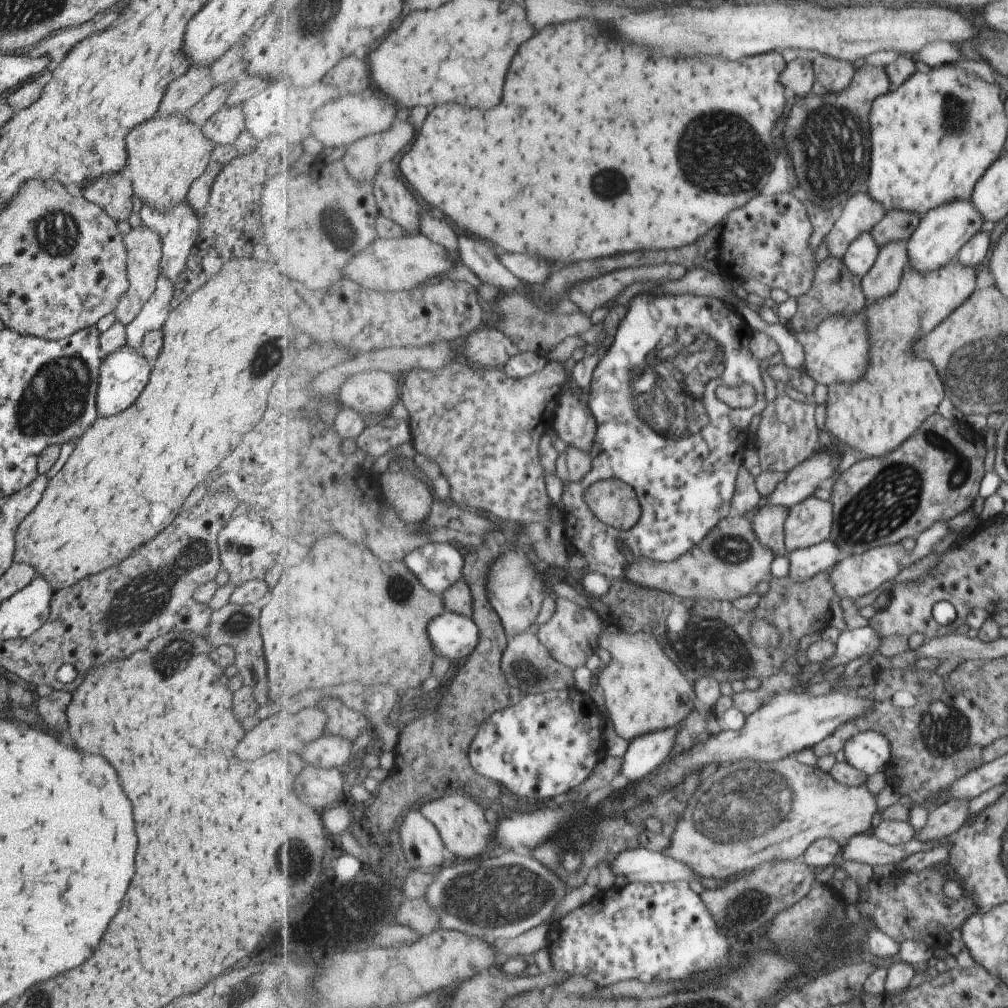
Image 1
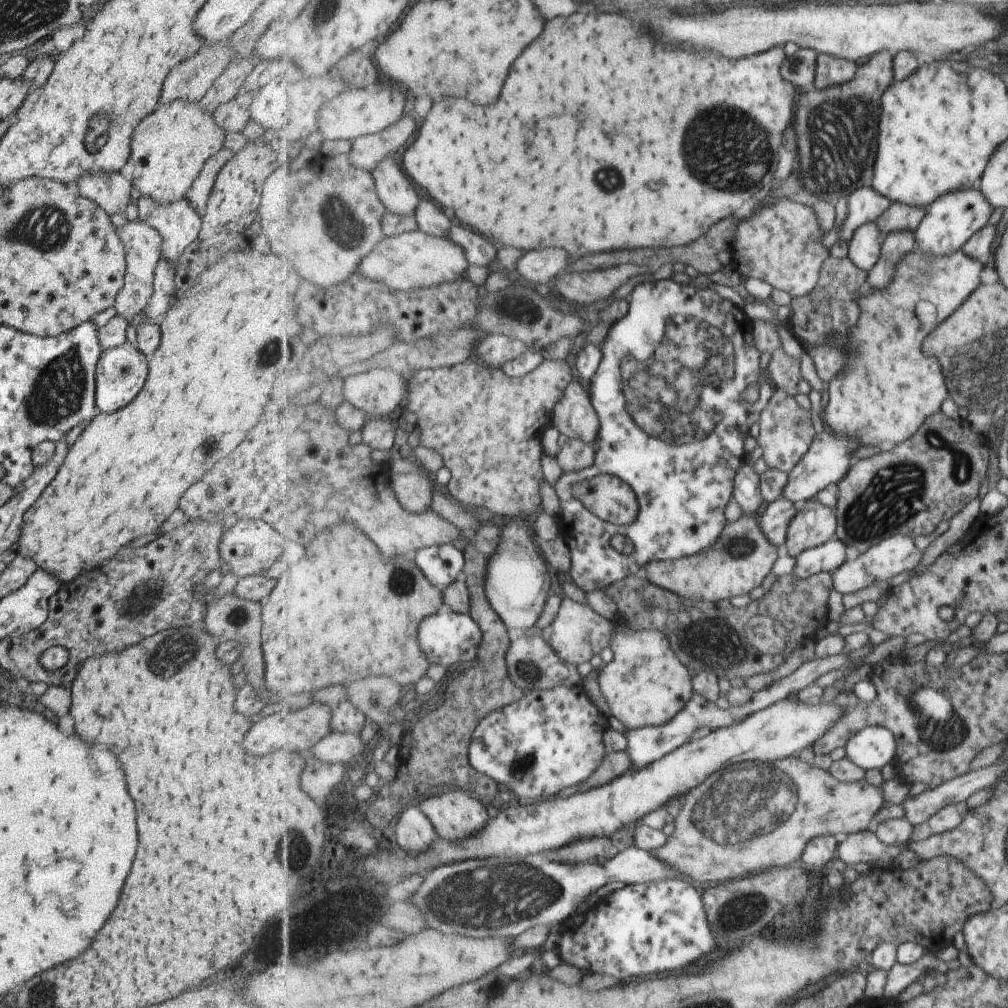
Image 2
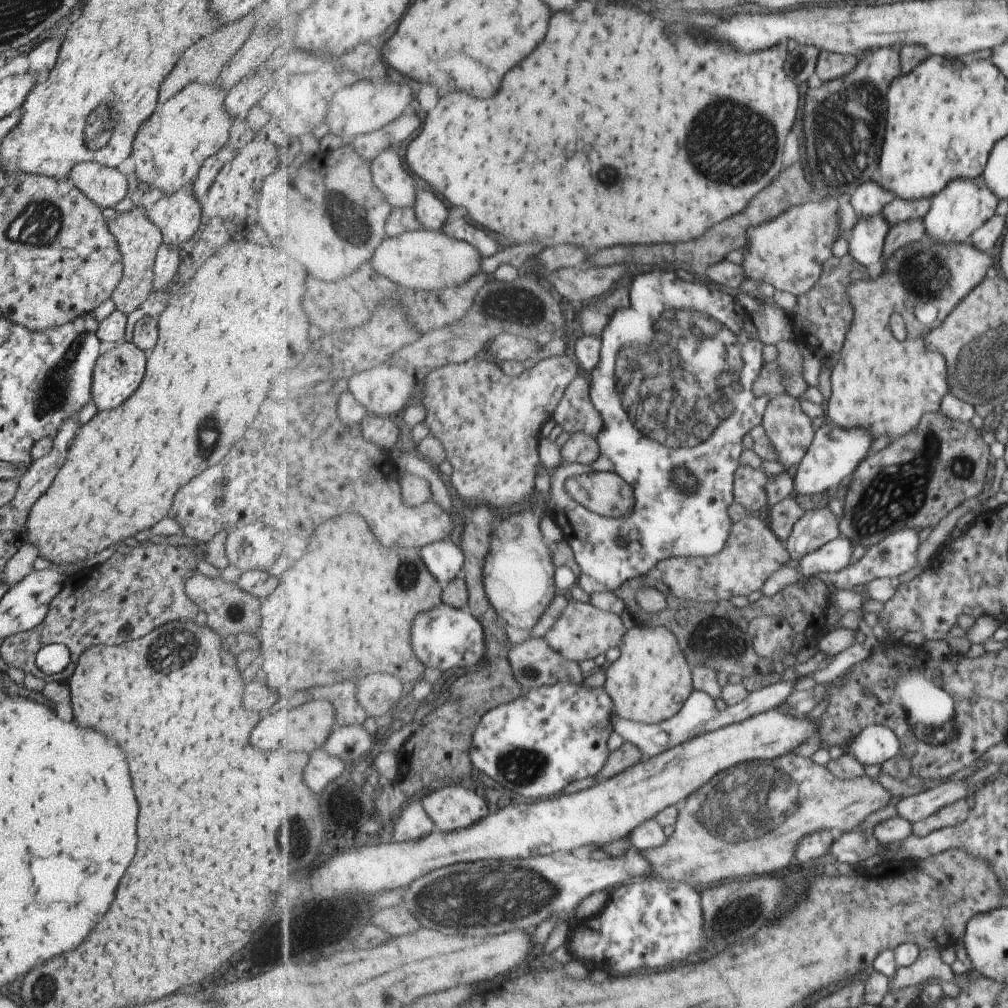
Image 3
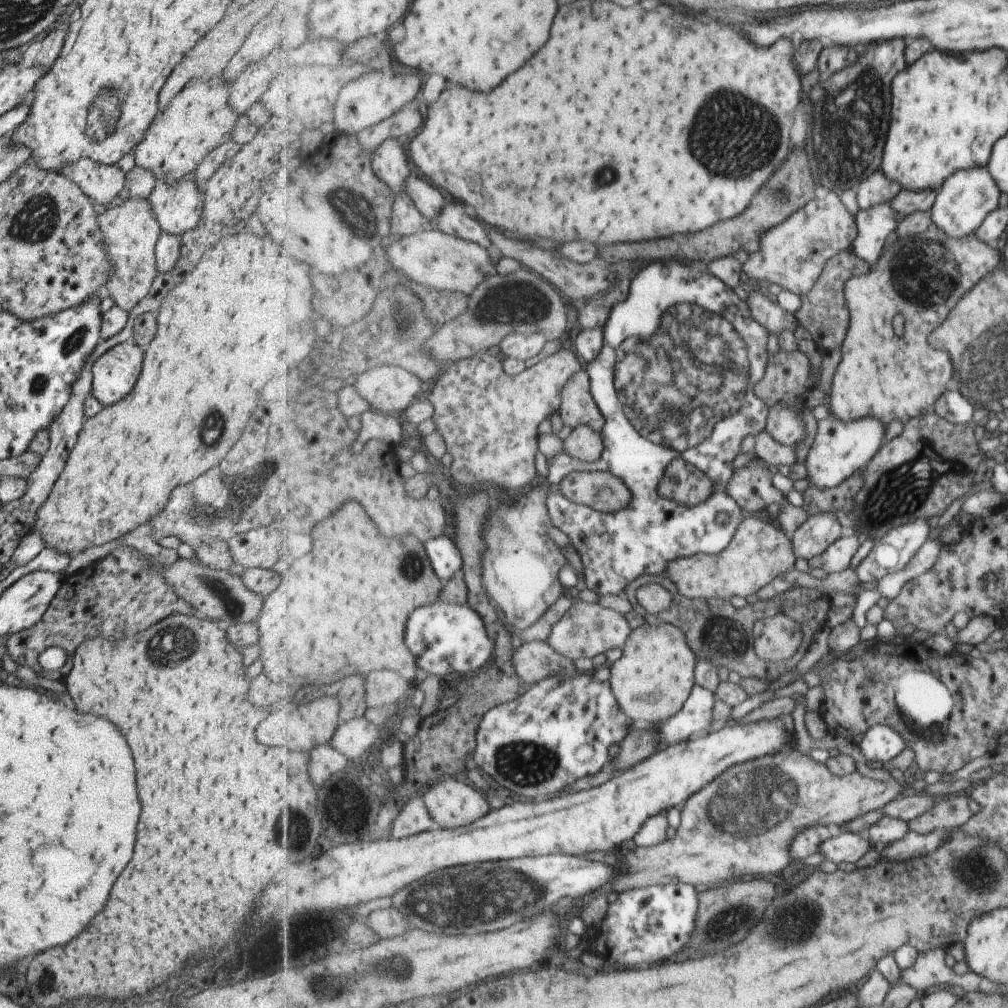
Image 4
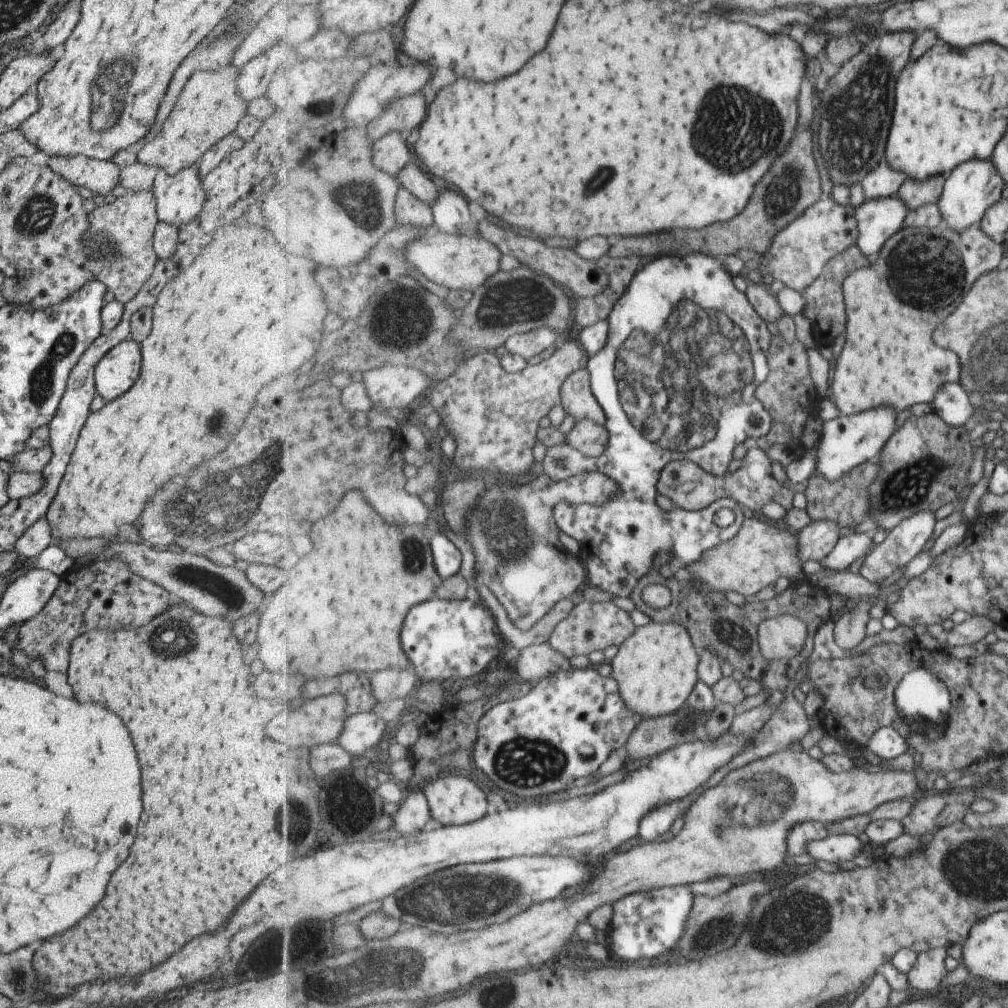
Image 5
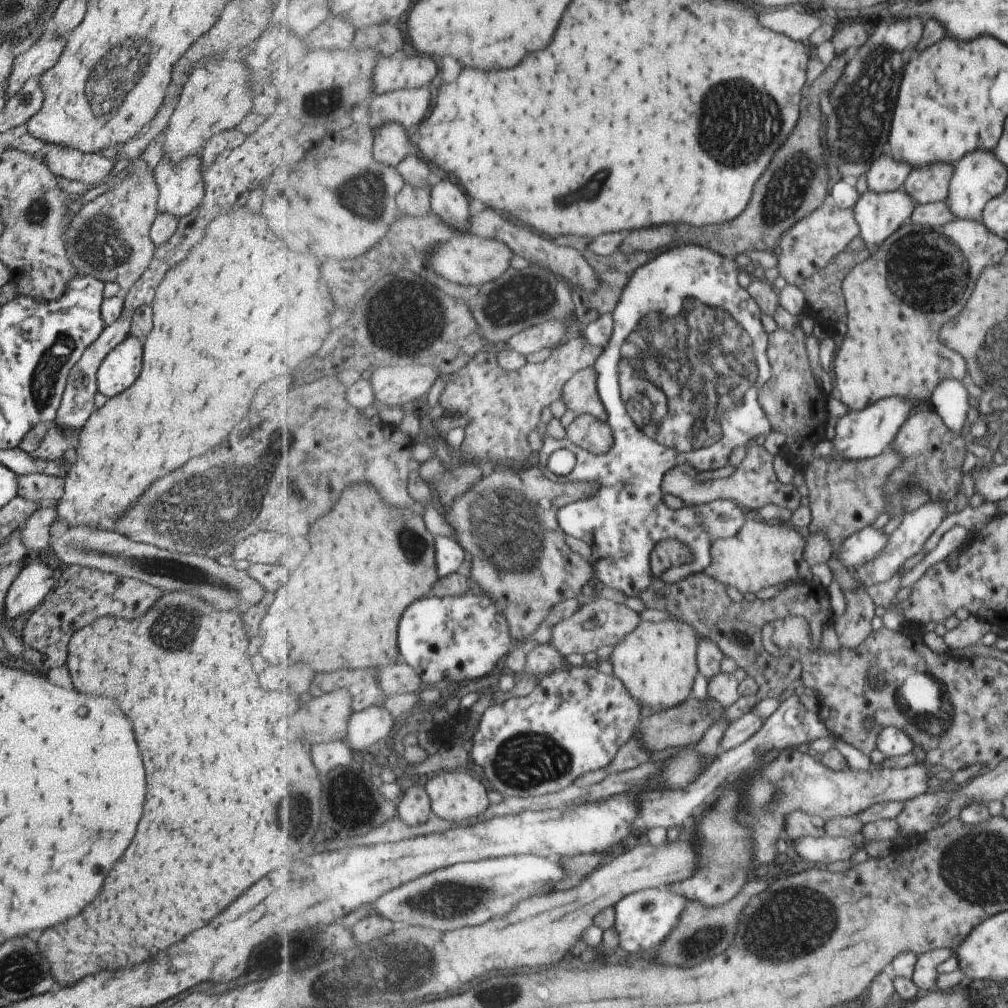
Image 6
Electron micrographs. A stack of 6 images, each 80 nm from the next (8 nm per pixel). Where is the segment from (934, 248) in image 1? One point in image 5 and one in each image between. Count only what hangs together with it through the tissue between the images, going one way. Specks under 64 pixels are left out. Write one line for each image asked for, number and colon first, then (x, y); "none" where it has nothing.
2: (949, 222)
3: (964, 204)
4: (967, 196)
5: (971, 187)

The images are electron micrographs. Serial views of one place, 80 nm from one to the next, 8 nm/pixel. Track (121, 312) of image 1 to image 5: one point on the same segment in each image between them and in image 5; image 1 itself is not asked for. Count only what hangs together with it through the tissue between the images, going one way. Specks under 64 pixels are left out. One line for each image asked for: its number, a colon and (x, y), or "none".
2: (142, 243)
3: (137, 239)
4: (128, 231)
5: (117, 243)

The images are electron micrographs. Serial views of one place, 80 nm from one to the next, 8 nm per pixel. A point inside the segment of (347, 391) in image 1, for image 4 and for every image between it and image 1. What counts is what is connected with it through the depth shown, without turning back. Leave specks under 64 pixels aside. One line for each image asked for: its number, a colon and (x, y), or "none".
2: (379, 391)
3: (383, 390)
4: (389, 388)

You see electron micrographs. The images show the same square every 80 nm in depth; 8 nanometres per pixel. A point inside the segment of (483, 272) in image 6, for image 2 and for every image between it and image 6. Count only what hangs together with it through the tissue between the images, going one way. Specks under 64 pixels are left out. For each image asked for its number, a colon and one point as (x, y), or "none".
2: (414, 259)
3: (428, 260)
4: (434, 258)
5: (464, 262)

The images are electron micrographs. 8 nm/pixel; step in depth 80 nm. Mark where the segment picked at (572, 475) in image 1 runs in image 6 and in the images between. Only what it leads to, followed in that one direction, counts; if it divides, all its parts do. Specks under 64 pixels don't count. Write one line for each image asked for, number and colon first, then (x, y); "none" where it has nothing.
2: (576, 454)
3: (581, 447)
4: (583, 442)
5: (588, 436)
6: (587, 431)

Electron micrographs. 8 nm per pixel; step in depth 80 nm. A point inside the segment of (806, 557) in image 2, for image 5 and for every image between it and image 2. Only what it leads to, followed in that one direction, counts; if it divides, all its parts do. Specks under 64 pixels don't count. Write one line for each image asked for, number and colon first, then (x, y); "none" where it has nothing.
3: (832, 558)
4: (837, 558)
5: (858, 545)

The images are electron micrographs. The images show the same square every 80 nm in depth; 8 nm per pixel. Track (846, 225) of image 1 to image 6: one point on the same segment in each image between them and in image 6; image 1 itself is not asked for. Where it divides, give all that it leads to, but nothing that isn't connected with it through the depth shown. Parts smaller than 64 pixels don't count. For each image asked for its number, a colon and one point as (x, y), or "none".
2: (866, 205)
3: (872, 198)
4: (878, 188)
5: (885, 181)
6: (886, 175)

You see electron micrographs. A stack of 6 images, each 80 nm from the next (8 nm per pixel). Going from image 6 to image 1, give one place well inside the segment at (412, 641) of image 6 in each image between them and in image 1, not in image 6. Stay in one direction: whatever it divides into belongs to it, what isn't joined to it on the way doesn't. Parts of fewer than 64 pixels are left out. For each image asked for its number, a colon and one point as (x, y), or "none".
1: (454, 636)
2: (447, 637)
3: (446, 637)
4: (444, 637)
5: (446, 639)

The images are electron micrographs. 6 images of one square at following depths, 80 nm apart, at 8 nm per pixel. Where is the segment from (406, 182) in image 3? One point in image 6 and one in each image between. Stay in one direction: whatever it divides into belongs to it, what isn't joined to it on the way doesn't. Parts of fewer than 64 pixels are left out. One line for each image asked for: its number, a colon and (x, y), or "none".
4: (389, 160)
5: (391, 154)
6: (391, 144)

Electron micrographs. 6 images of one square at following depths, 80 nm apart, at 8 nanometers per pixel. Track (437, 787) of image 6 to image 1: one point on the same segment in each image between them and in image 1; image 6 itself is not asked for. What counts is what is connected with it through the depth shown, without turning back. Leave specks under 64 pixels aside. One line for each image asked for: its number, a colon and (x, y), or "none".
1: (466, 832)
2: (457, 814)
3: (456, 807)
4: (452, 803)
5: (454, 799)

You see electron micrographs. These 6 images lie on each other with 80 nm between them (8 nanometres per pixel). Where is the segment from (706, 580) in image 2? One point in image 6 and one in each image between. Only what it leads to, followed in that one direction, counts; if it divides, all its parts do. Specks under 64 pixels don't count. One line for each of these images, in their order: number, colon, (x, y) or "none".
3: (754, 553)
4: (761, 550)
5: (764, 551)
6: (767, 553)

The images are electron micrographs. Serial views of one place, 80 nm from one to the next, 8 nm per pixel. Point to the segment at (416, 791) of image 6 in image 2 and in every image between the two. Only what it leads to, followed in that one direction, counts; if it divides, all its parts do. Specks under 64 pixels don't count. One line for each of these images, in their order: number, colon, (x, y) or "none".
2: (414, 832)
3: (414, 822)
4: (414, 818)
5: (415, 811)

